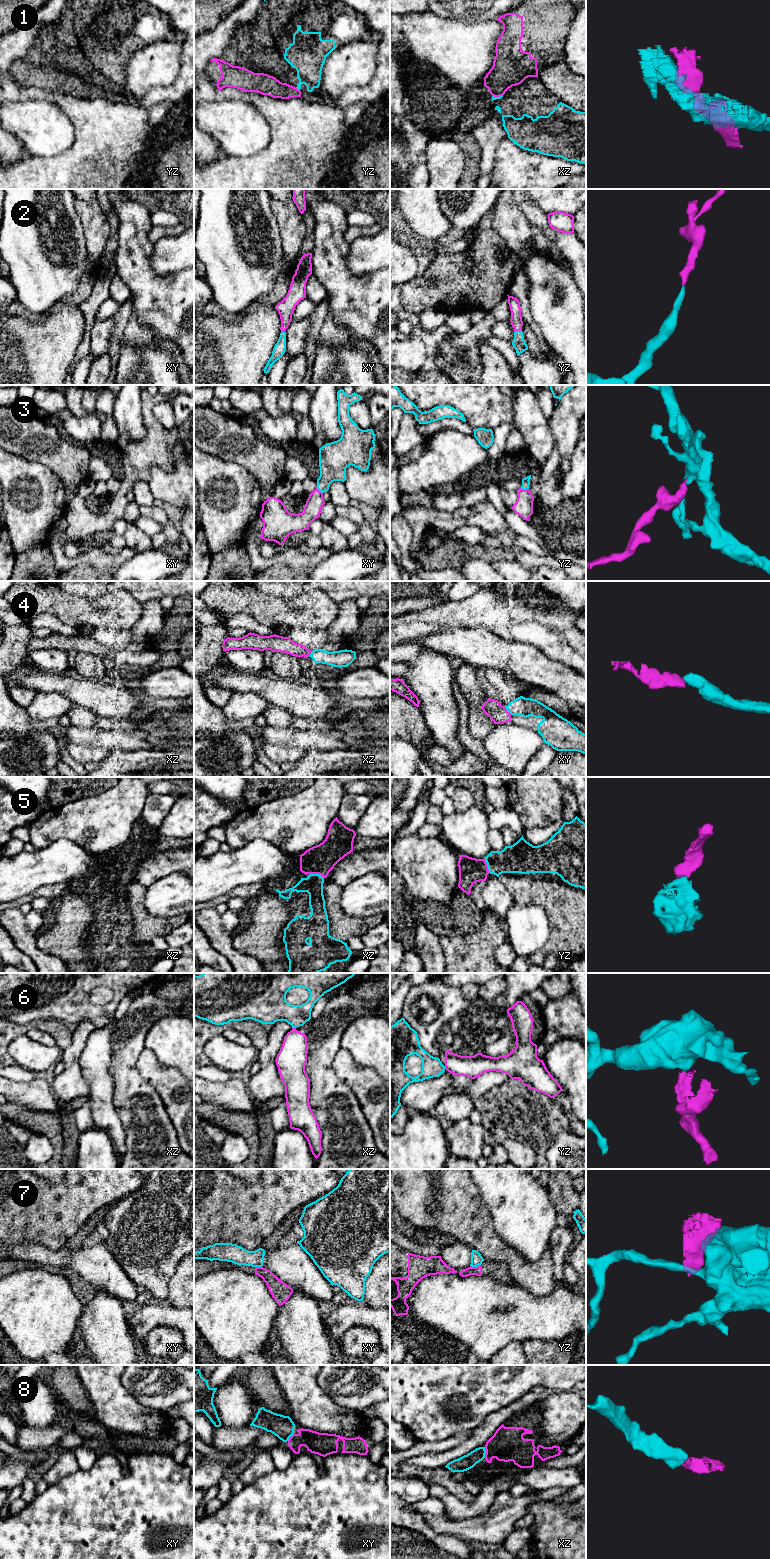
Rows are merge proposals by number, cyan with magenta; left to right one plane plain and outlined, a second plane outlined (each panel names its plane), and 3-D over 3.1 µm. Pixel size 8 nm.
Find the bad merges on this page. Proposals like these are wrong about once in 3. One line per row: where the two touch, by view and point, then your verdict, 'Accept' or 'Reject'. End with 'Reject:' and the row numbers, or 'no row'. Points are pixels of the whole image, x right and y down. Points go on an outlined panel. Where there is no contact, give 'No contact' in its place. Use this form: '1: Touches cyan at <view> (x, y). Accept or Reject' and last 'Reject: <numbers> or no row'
1: Touches cyan at yz (298, 89). Reject
2: Touches cyan at yz (518, 331). Accept
3: Touches cyan at yz (524, 489). Accept
4: Touches cyan at xy (508, 711). Accept
5: Touches cyan at xz (317, 874). Accept
6: Touches cyan at xz (294, 1027). Reject
7: Touches cyan at yz (475, 1266). Reject
8: Touches cyan at xz (485, 1452). Accept
Reject: 1, 6, 7

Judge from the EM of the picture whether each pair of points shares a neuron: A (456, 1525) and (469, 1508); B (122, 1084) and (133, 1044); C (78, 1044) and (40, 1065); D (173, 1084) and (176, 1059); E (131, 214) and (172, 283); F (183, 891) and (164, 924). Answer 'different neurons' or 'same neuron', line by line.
A: different neurons
B: same neuron
C: different neurons
D: different neurons
E: same neuron
F: different neurons

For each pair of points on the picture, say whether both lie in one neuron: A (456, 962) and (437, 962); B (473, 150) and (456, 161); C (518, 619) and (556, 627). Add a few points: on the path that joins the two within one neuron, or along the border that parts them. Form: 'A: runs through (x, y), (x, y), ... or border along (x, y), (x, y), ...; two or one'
A: border along (440, 939), (440, 945), (446, 962); two
B: border along (464, 156), (465, 168), (459, 178); two
C: runs through (527, 625), (547, 627); one

